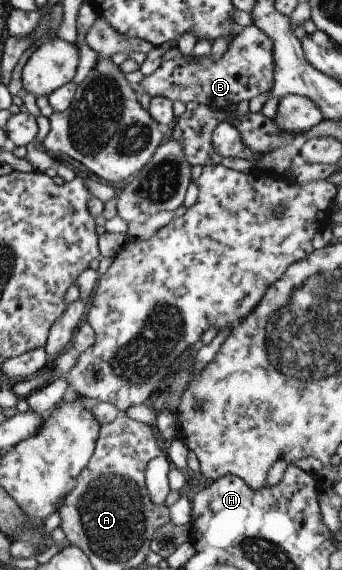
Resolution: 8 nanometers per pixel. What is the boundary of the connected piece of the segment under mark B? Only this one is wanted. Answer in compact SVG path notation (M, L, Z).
M252 24L238 28L228 42L226 52L220 60L212 60L210 56L203 58L184 58L178 55L174 59L164 61L160 67L145 76L142 82L135 85L138 95L166 96L170 100L180 100L184 104L199 102L213 109L233 110L242 100L270 92L274 86L274 48L272 39Z

